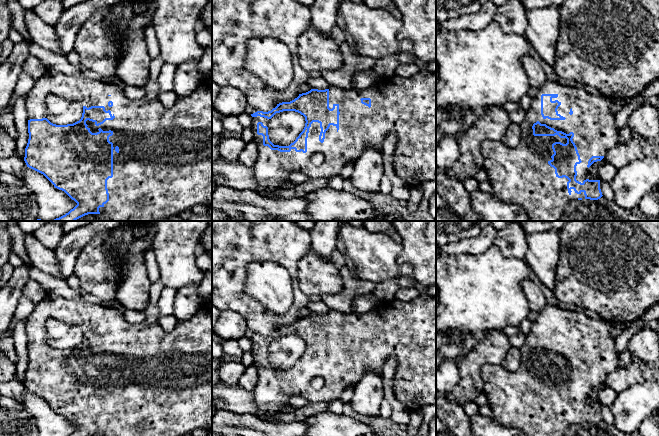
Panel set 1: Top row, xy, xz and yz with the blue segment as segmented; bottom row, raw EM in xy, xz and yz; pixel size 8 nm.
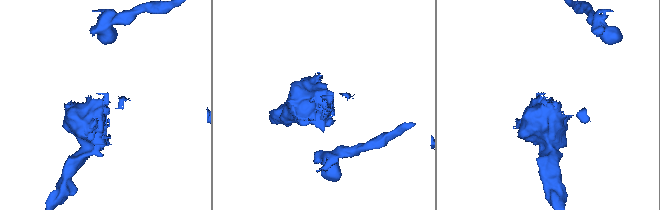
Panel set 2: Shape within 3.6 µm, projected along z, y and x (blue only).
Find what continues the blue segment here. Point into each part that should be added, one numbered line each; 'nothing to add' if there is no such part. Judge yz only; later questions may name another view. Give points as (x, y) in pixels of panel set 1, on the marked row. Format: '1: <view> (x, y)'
1: yz (522, 176)

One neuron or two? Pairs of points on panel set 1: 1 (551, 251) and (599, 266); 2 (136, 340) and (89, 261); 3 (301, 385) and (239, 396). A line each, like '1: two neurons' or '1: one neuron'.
1: two neurons
2: two neurons
3: two neurons

